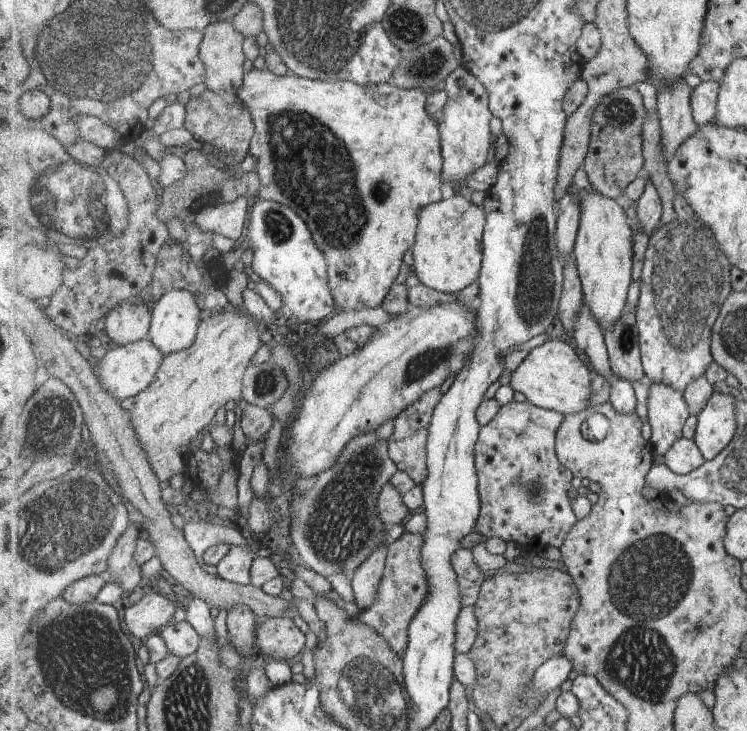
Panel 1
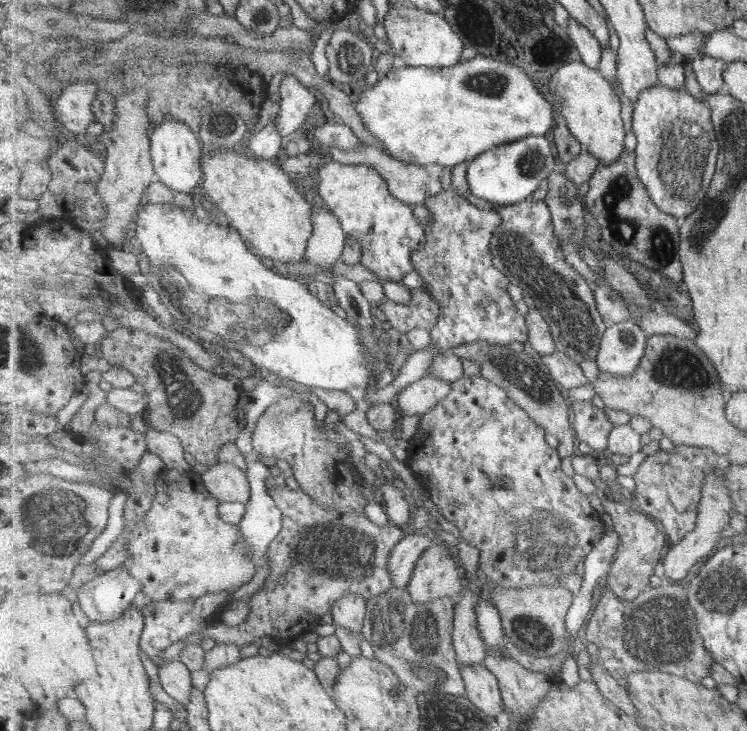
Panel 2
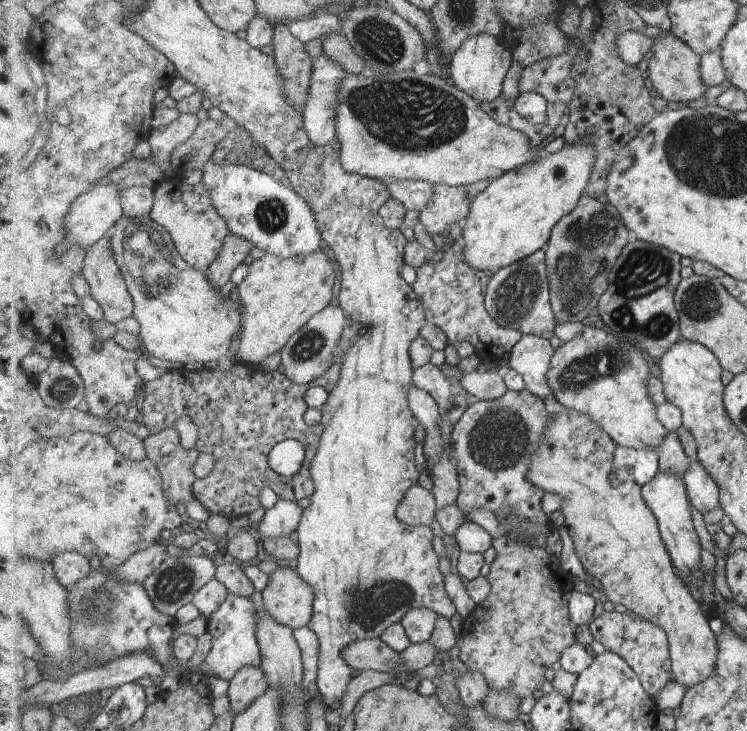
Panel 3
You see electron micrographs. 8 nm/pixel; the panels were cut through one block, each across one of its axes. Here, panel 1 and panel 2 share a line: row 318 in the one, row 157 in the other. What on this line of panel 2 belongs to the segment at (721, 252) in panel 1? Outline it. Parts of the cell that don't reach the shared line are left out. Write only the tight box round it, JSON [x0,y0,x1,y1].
[632,82,722,219]

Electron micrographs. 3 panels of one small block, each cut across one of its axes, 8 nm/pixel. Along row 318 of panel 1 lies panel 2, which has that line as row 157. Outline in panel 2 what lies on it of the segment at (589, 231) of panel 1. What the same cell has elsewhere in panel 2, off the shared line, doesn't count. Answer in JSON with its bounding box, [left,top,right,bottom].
[548,61,625,164]

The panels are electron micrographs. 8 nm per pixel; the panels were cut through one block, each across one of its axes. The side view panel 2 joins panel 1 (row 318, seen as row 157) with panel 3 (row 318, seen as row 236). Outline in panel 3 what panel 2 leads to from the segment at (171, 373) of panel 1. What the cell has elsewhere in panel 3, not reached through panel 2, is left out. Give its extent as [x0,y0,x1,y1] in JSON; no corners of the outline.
[230,250,337,366]

